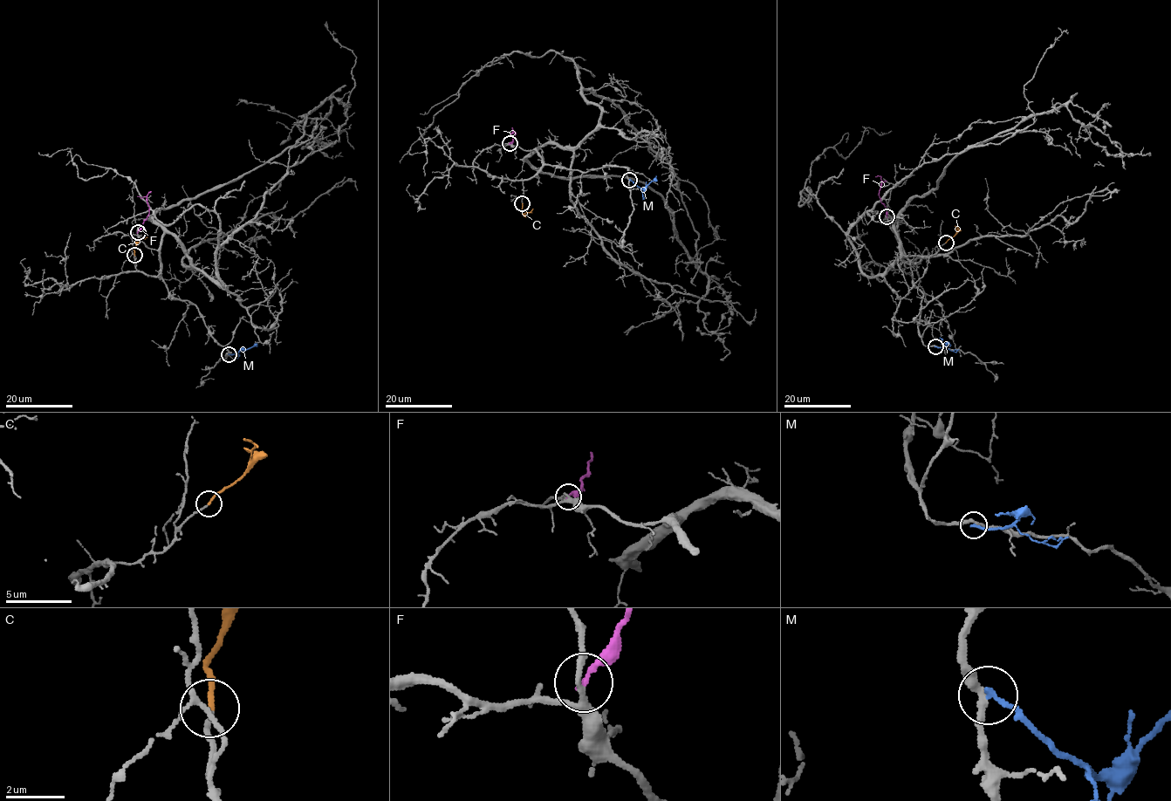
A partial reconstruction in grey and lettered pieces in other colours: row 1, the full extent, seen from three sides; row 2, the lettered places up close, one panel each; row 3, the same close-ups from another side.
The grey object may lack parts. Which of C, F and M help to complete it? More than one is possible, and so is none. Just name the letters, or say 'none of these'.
C

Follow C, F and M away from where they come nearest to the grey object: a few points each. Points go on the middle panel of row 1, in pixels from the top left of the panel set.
C: (522, 203), (524, 213), (532, 208)
F: (510, 143), (515, 134), (515, 132), (510, 134), (512, 127)
M: (630, 180), (644, 189), (656, 176)

